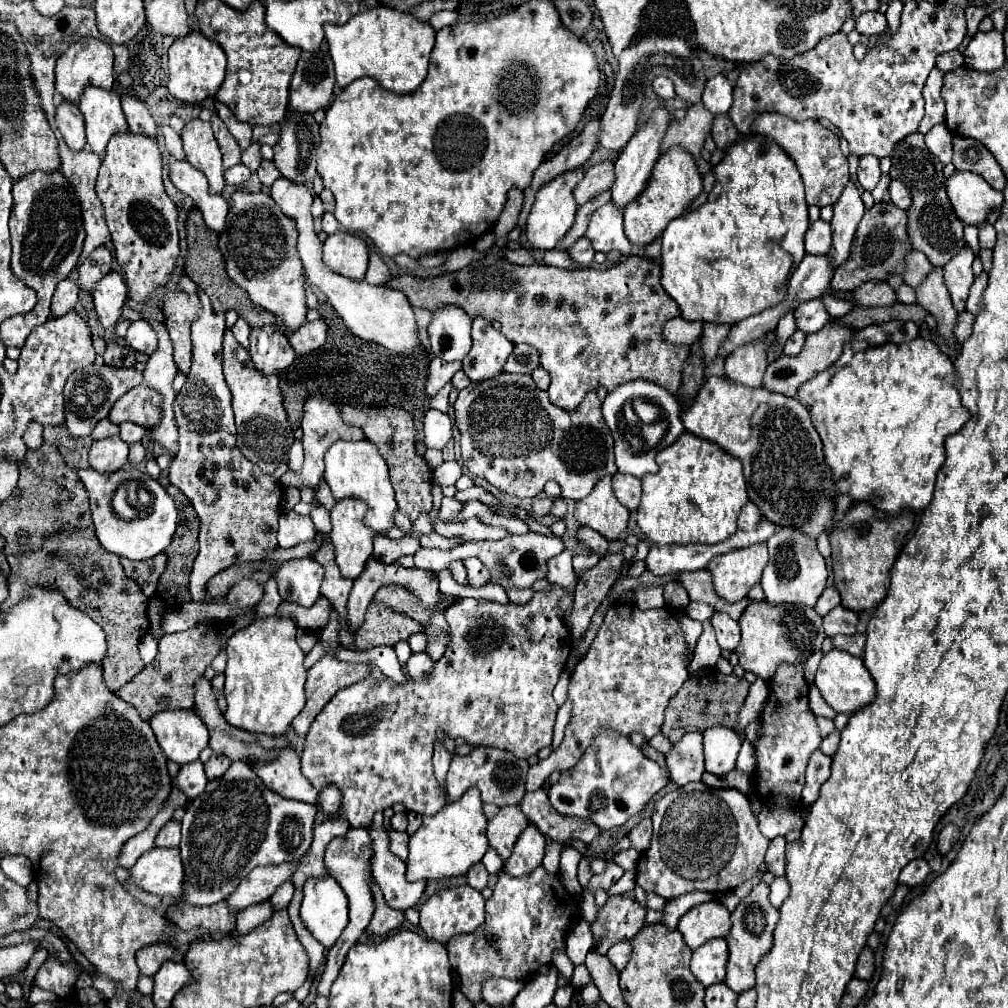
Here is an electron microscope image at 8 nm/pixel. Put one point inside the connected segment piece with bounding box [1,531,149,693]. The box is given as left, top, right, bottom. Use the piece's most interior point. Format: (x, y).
(73, 562)

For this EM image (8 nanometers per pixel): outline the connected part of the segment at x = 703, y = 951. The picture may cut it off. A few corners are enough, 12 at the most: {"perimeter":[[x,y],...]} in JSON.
{"perimeter":[[725,939],[693,951],[691,973],[703,987],[725,979]]}

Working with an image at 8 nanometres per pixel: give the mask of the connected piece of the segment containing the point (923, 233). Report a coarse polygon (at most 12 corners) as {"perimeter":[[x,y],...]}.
{"perimeter":[[913,133],[895,145],[891,179],[913,195],[915,251],[935,267],[967,243],[943,163]]}

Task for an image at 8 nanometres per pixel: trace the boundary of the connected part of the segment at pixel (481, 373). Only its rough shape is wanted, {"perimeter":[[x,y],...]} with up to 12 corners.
{"perimeter":[[487,319],[473,321],[463,359],[471,381],[503,373],[513,343]]}

